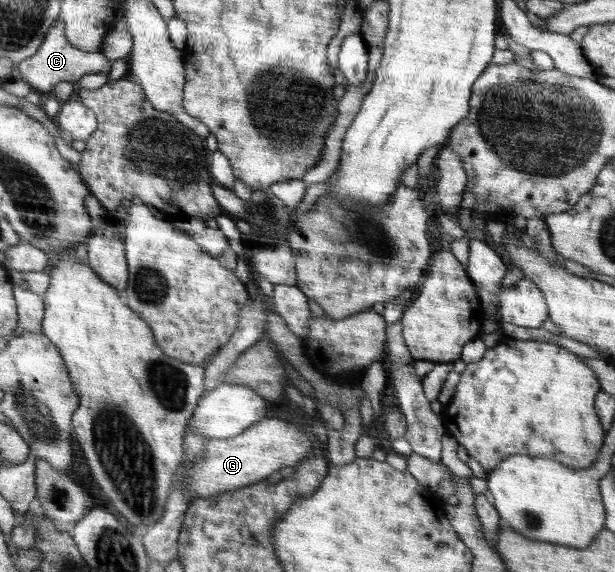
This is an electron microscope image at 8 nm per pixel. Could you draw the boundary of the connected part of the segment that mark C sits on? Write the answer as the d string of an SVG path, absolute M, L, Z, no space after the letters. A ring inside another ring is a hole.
M59 16L56 22L46 33L40 48L36 54L21 60L16 64L19 76L28 84L31 84L36 90L51 91L55 84L59 82L76 83L85 74L90 73L107 73L110 70L111 62L106 59L102 52L84 52L79 48L72 46L65 35L65 24Z

